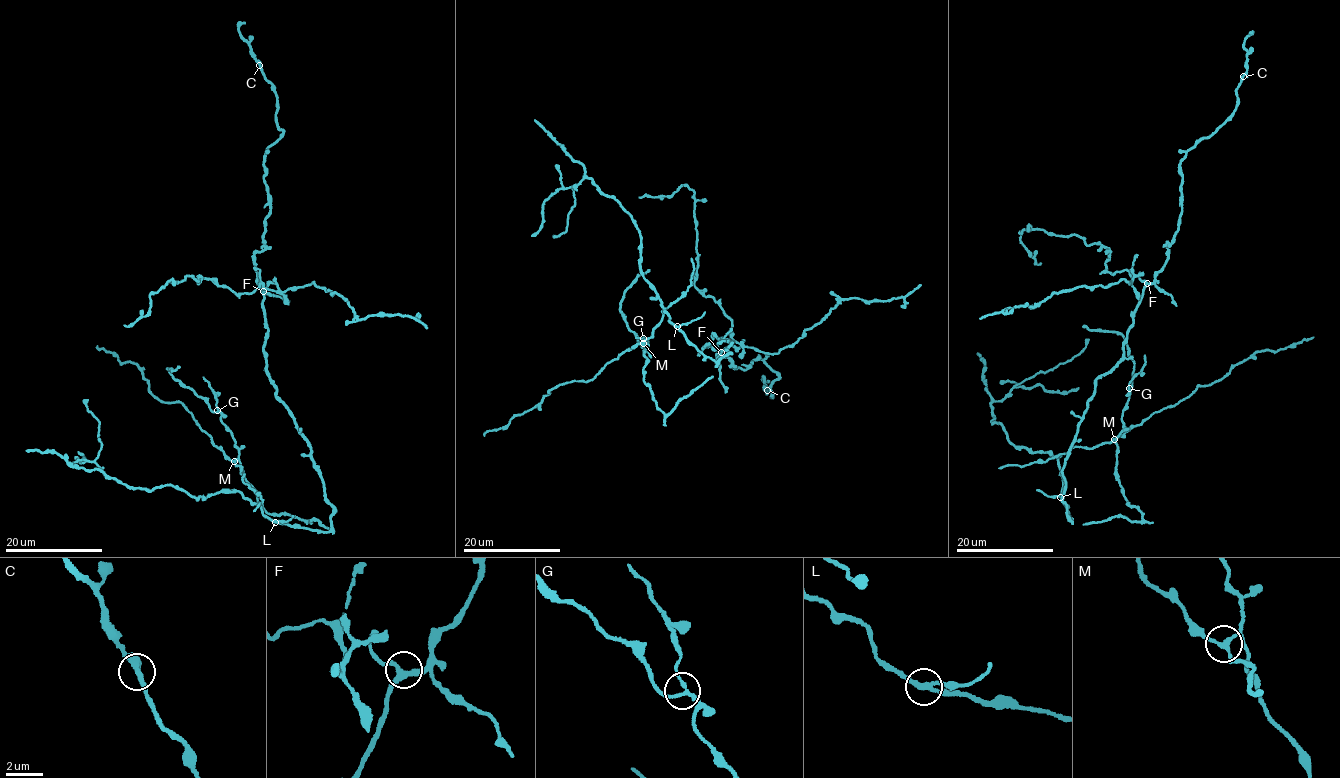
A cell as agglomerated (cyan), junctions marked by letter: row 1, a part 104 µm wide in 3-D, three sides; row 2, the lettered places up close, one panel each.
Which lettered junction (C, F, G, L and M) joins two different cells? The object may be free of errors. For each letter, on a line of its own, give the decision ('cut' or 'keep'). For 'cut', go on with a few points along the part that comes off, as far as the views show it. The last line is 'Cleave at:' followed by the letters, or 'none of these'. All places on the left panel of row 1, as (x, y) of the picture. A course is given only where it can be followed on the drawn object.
C: keep
F: keep
G: keep
L: keep
M: cut; foreign part runs (233, 461), (215, 446), (210, 436), (202, 431), (182, 404), (153, 397), (135, 363), (120, 363), (97, 345)
Cleave at: M

